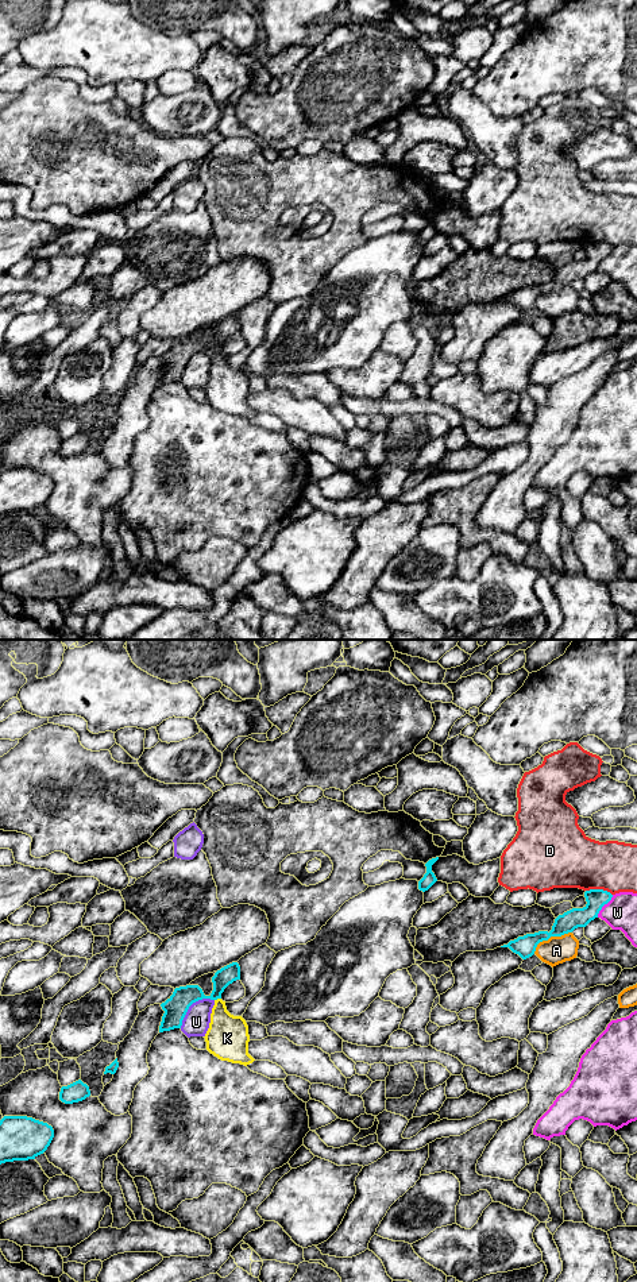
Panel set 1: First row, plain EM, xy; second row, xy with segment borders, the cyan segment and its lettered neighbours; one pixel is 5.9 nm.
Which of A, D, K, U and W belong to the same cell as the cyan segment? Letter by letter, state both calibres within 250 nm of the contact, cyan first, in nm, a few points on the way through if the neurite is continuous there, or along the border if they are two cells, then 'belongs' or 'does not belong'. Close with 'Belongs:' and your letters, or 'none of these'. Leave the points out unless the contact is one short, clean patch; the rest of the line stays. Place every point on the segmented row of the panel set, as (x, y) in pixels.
A: 130/160 nm | along xy (571, 931), (543, 939), (533, 953) | does not belong
D: 120/340 nm | does not belong
K: 140/260 nm | along xy (220, 997), (215, 1000) | does not belong
U: 140/160 nm | along xy (213, 999), (196, 1000), (189, 1007), (180, 1027) | does not belong
W: 120/190 nm | does not belong
Belongs: none of these

